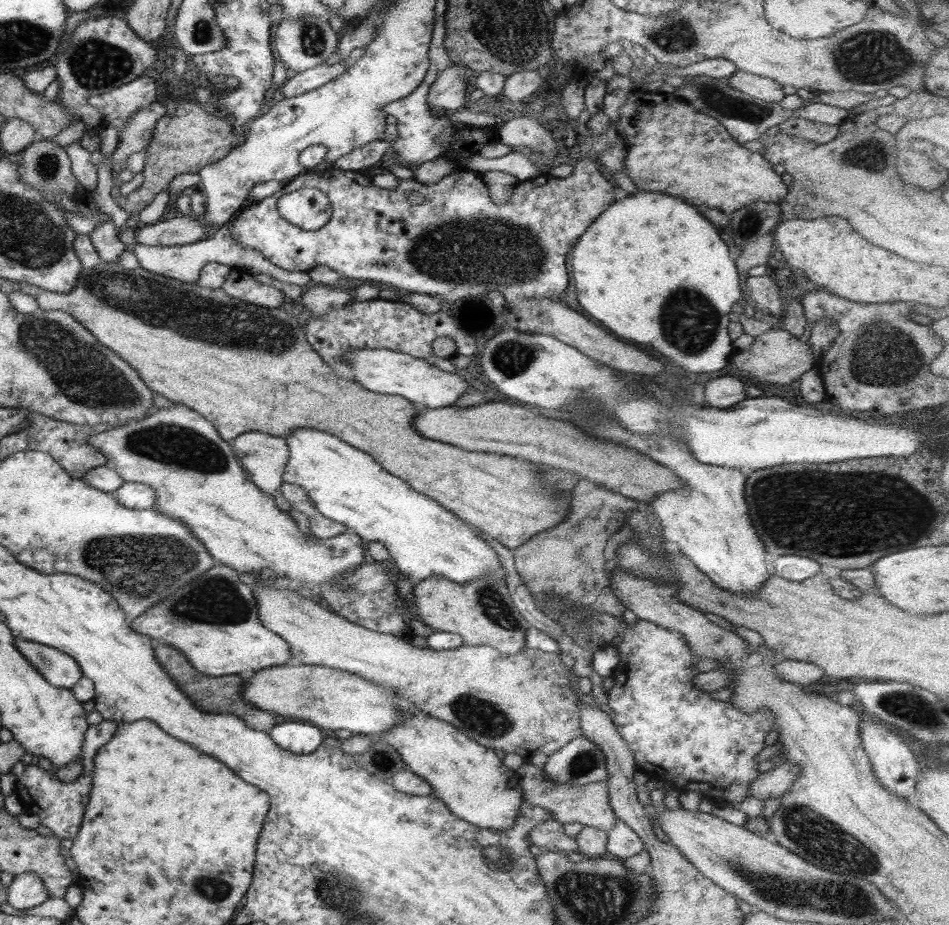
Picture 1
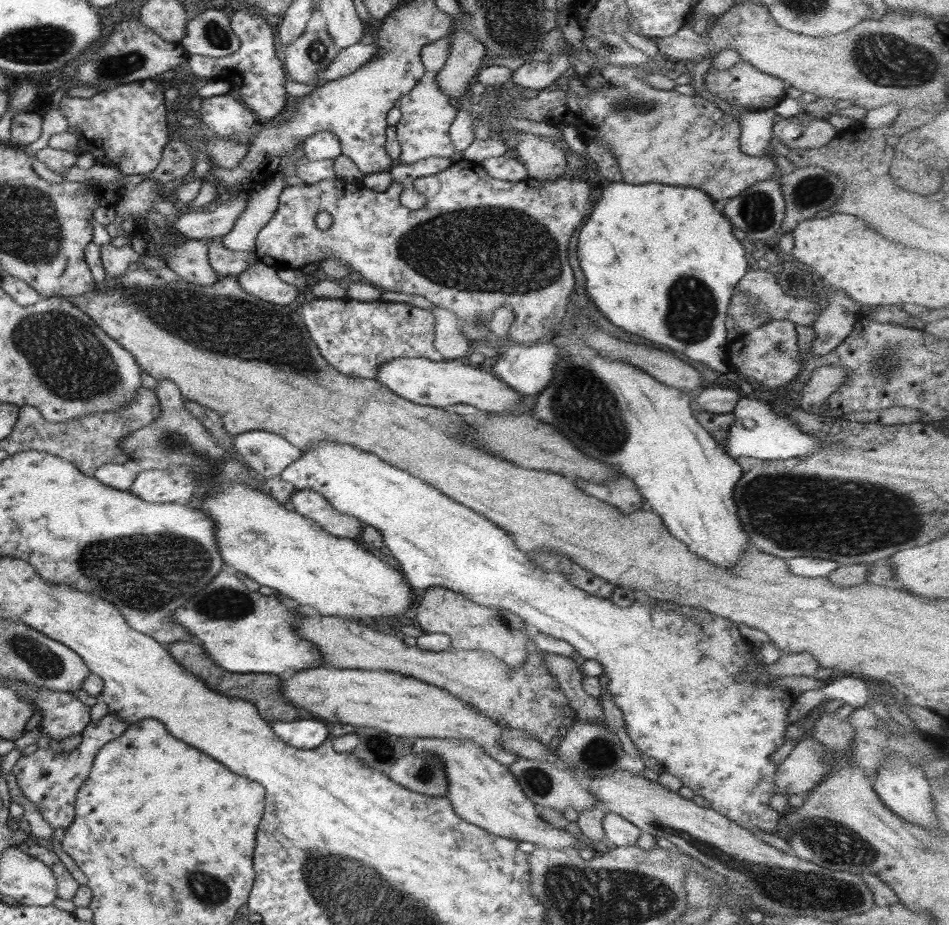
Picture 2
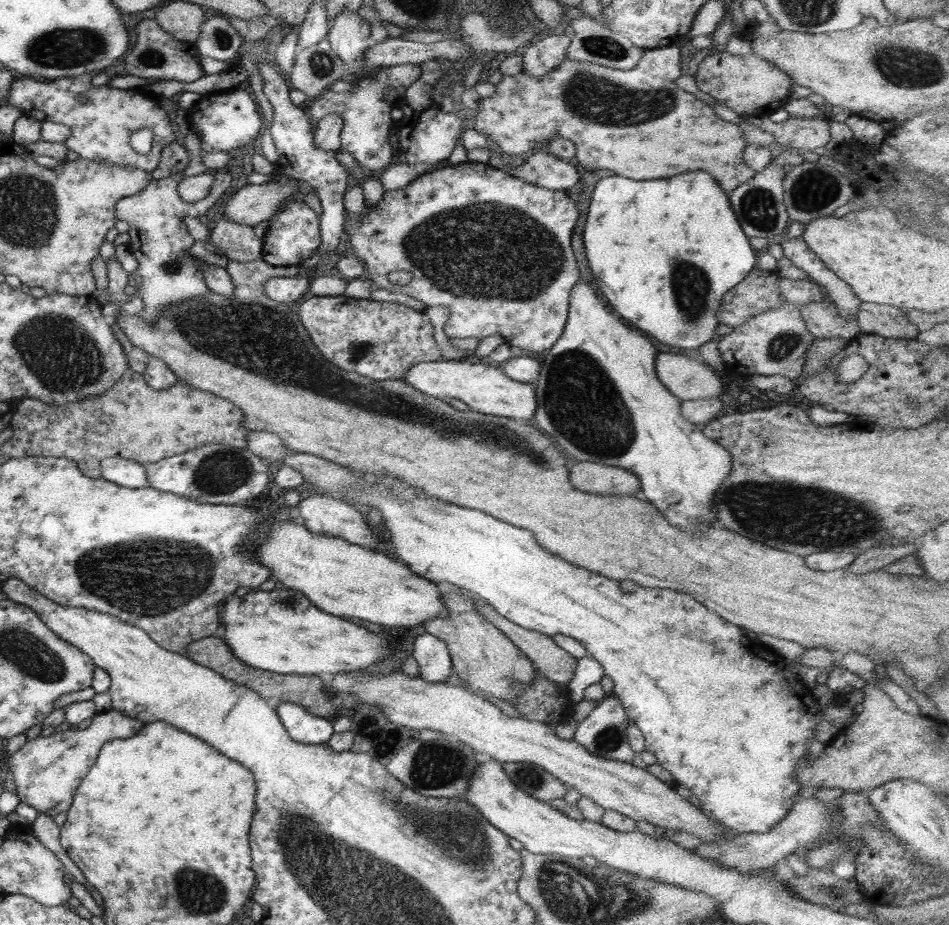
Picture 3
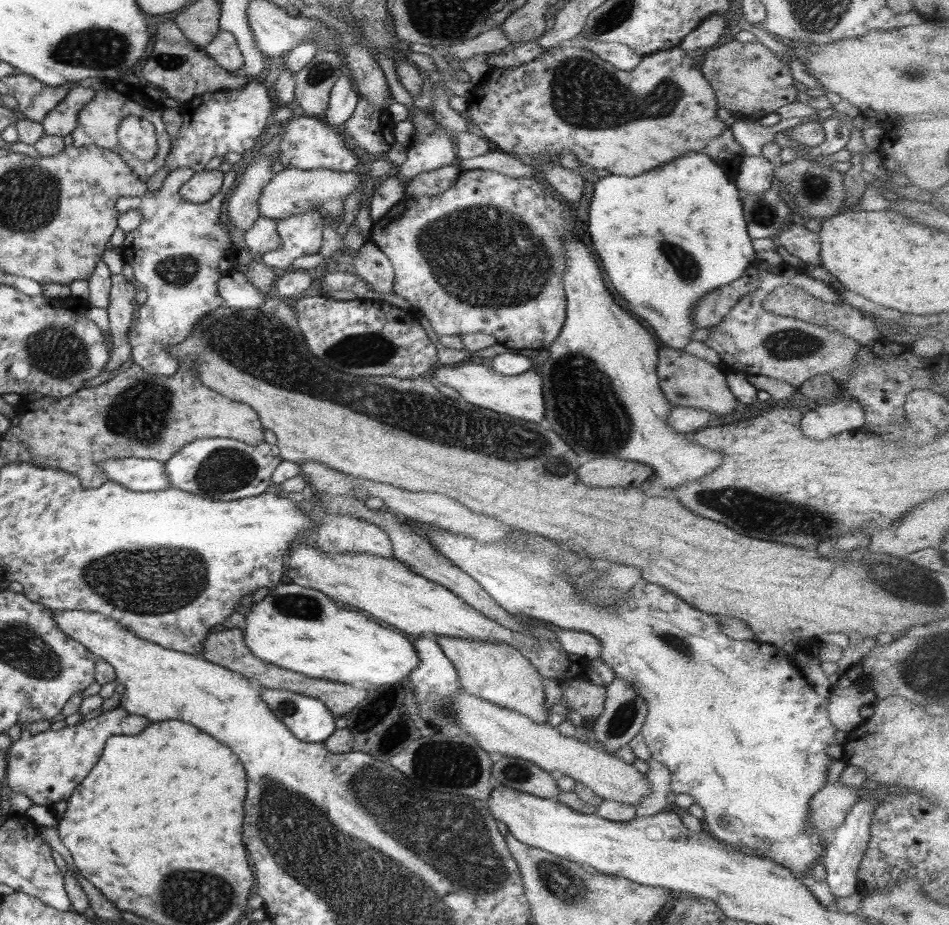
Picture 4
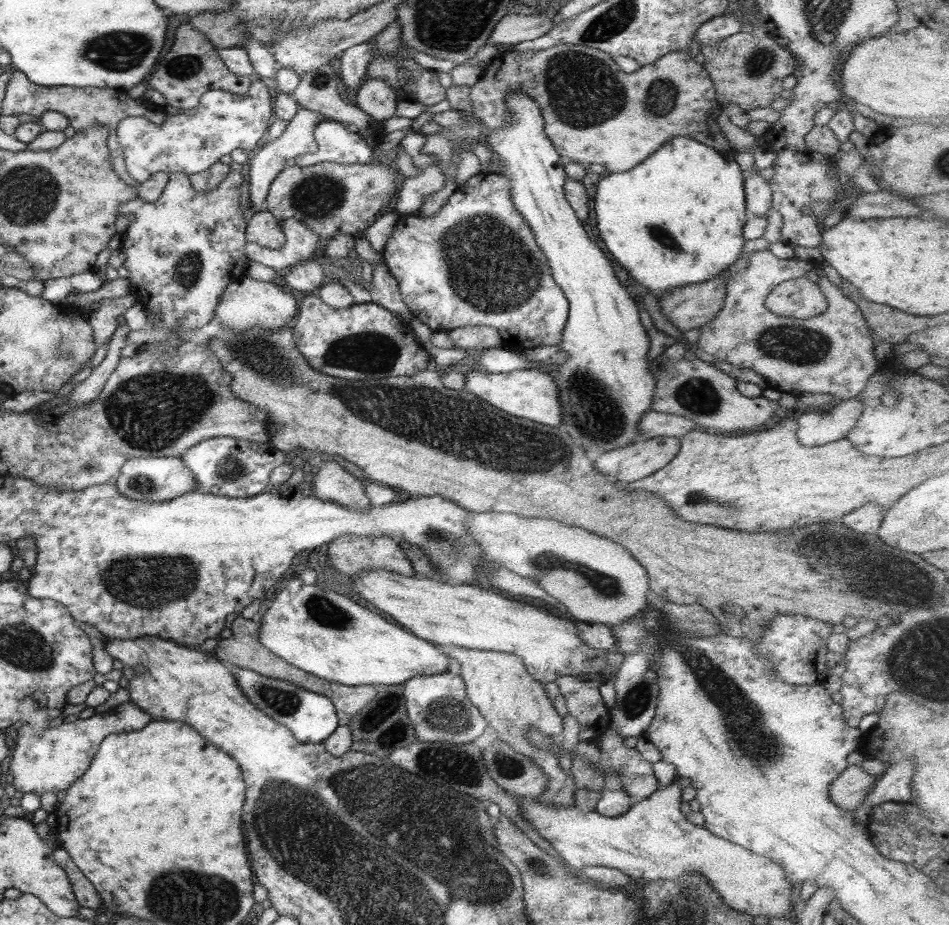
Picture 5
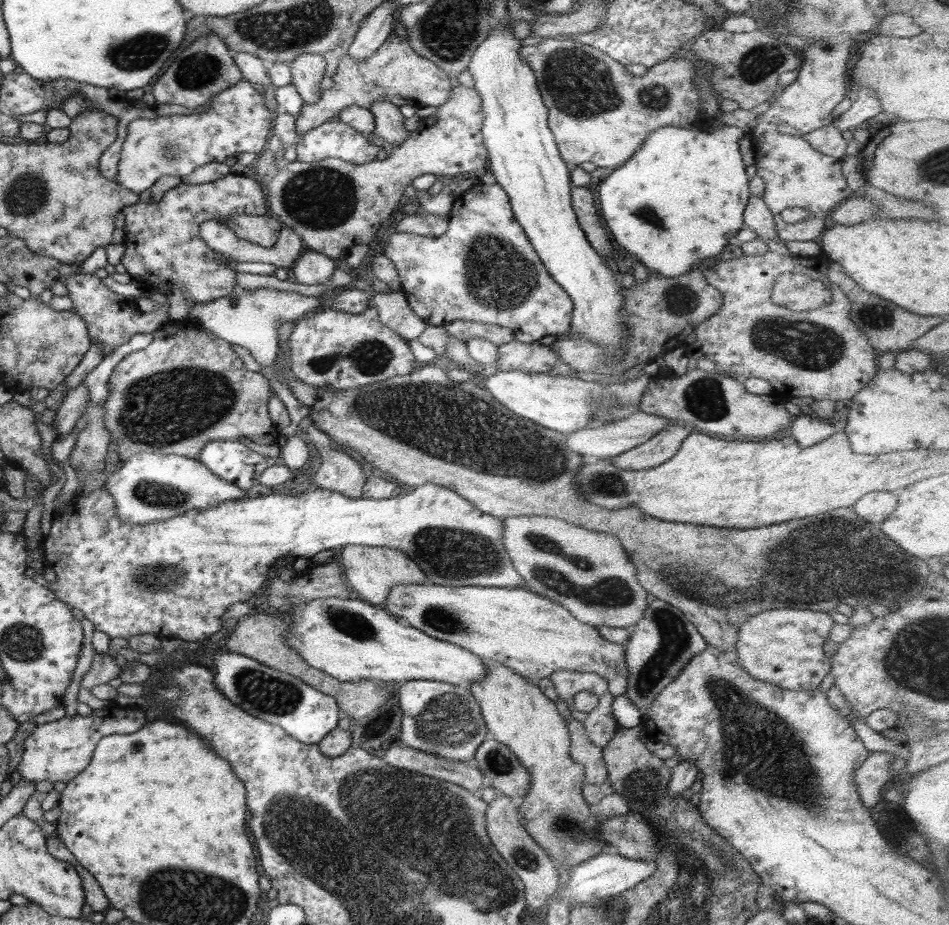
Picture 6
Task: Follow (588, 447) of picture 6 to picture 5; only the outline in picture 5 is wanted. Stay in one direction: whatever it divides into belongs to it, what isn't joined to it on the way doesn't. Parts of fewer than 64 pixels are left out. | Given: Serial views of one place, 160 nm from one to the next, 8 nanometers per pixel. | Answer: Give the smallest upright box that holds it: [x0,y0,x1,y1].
[640,411,697,441]

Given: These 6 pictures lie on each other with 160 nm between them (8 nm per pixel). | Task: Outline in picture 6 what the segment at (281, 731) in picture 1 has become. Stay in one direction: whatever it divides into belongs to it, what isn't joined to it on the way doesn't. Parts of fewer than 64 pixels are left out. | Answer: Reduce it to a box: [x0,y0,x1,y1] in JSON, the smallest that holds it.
[215,651,337,744]

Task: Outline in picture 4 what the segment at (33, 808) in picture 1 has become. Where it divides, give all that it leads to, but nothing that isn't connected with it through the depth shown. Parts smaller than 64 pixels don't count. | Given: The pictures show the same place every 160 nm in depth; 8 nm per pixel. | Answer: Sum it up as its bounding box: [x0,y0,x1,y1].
[4,706,148,807]

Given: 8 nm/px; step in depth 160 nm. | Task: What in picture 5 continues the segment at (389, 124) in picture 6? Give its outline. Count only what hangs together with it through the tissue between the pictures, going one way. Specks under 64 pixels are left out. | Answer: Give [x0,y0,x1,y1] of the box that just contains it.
[355,79,398,125]

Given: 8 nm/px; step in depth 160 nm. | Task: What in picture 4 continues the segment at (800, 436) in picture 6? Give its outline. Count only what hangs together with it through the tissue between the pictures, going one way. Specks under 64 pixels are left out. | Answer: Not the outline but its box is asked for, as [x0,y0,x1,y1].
[801,398,865,440]

